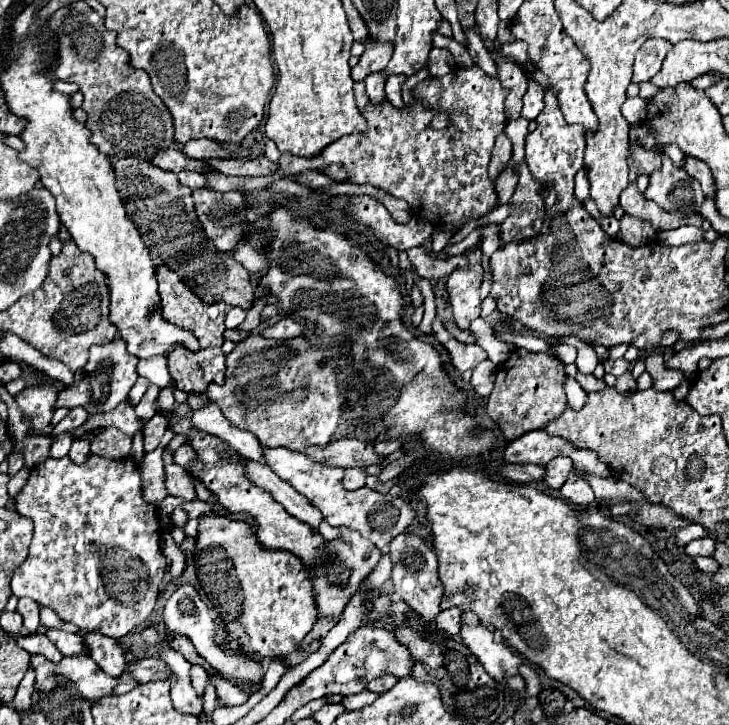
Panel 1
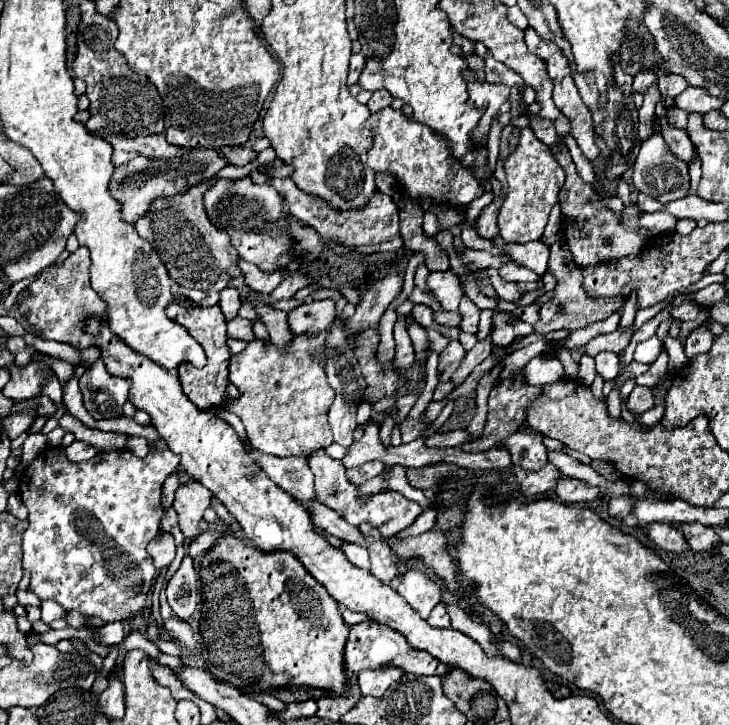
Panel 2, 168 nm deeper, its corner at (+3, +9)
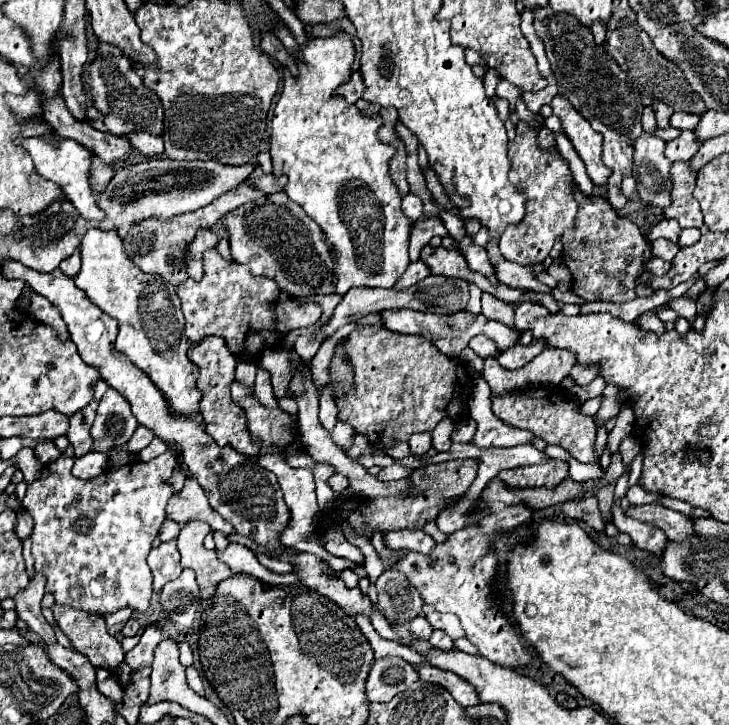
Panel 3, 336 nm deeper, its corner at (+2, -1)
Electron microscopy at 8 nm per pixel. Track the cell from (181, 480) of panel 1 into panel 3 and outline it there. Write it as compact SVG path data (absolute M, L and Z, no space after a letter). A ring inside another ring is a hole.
M191 521L187 523L177 539L177 549L181 553L181 567L189 567L197 575L197 583L201 589L201 599L211 599L215 595L215 587L233 575L233 571L219 561L215 551L207 551L203 547L205 535L211 533L207 523Z

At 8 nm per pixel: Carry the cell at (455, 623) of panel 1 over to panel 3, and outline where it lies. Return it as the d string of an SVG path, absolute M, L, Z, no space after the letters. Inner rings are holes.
M433 631L429 643L431 643L431 647L441 649L441 651L449 651L449 649L453 649L453 639L451 639L447 633L443 633L443 631Z

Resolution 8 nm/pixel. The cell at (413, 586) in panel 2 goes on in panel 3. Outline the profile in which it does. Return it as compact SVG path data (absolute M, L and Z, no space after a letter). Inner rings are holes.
M419 615L417 619L413 619L413 621L409 623L409 631L417 635L415 639L425 639L425 641L427 641L427 639L431 637L431 633L433 633L433 629L431 629L431 625L427 623L425 615Z

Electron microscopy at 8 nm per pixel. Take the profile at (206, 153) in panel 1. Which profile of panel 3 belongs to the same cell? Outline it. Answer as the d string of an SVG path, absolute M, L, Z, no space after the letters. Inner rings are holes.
M269 173L269 175L263 175L261 179L257 179L253 185L257 189L261 189L265 195L271 195L271 193L281 191L285 187L285 181L283 179L277 179L273 173Z

